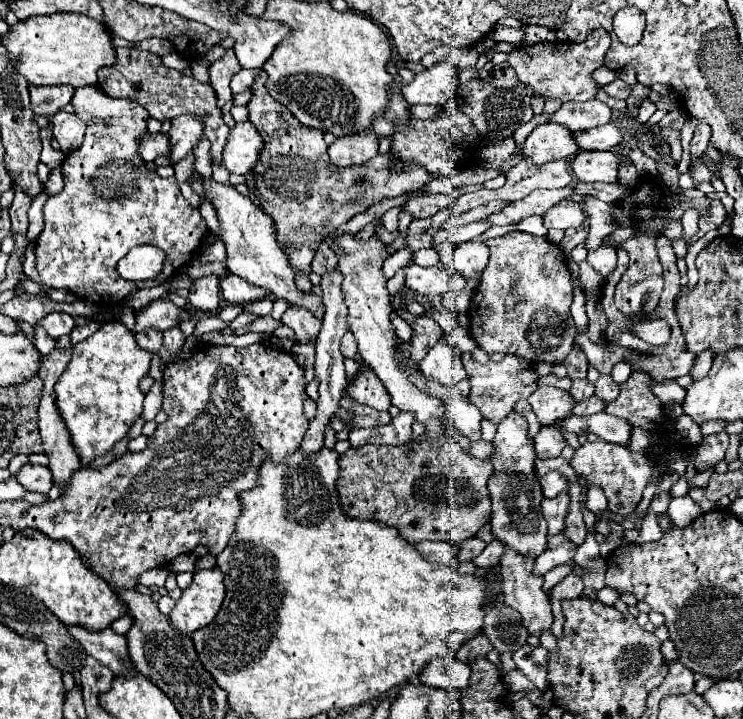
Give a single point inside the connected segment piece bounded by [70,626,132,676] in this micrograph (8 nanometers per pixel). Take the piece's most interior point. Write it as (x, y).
(107, 647)

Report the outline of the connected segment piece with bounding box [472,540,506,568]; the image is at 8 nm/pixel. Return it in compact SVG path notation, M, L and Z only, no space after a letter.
M492 540L492 542L484 548L484 552L482 552L480 556L476 556L472 562L476 564L476 568L496 566L498 560L500 560L500 556L502 556L502 552L504 552L504 548L506 548L506 546L502 546L500 540Z

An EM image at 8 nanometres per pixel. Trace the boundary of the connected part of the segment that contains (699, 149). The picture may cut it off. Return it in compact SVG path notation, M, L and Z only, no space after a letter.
M700 122L698 126L696 126L696 132L694 132L694 138L692 138L692 142L690 142L690 152L692 152L692 156L702 156L704 152L706 152L706 146L708 146L708 142L710 142L710 126L706 124L706 122Z

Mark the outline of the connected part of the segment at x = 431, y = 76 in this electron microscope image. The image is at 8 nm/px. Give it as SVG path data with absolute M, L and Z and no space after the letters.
M434 64L402 86L402 96L408 104L442 106L452 99L458 88L458 70L450 64Z

